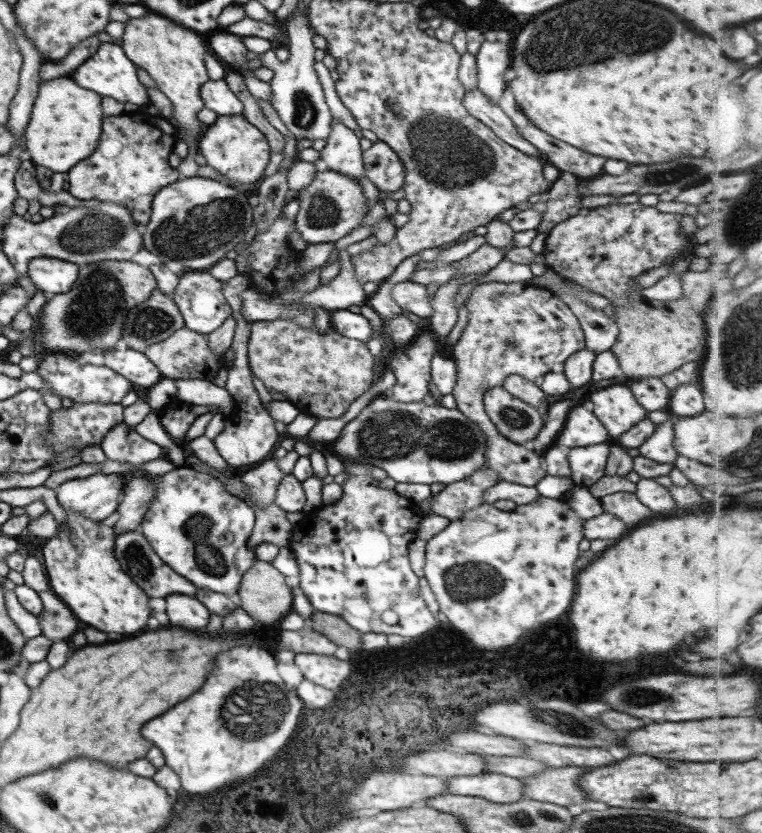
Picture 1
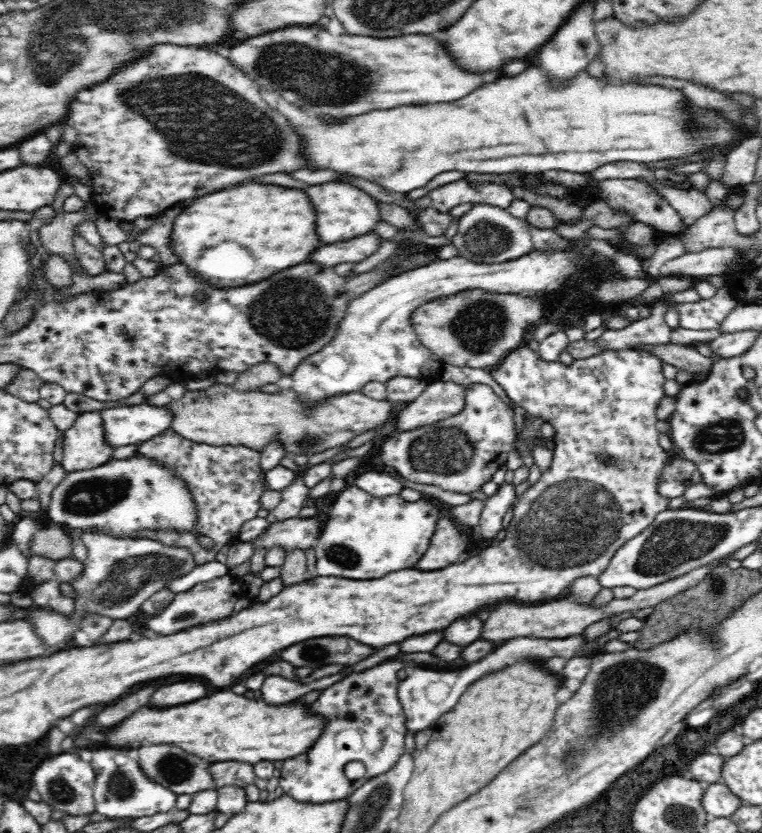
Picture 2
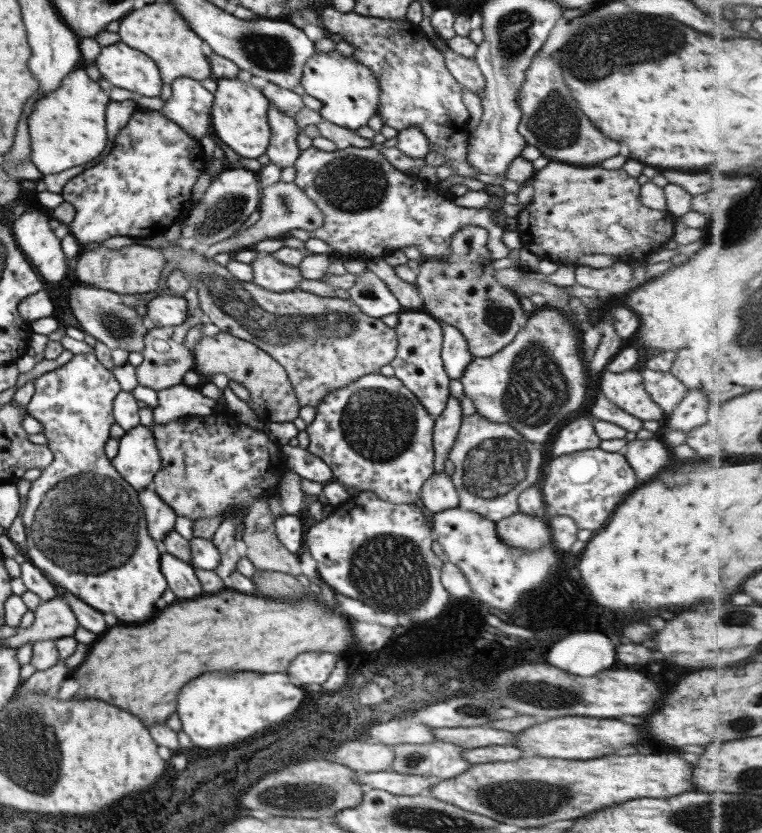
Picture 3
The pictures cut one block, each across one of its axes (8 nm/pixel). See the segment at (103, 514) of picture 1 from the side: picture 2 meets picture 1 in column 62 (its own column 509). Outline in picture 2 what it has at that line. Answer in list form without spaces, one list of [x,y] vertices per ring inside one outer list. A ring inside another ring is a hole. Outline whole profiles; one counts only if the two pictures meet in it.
[[[515,484],[499,485],[497,492],[489,496],[484,503],[479,523],[479,536],[484,539],[494,539],[502,530],[502,522],[510,506],[514,504]]]

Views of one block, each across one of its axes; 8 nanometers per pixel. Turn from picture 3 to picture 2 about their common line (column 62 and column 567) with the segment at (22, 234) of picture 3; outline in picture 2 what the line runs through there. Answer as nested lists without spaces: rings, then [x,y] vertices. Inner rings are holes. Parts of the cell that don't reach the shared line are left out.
[[[532,250],[514,260],[484,264],[472,262],[467,258],[455,256],[447,260],[436,260],[433,263],[407,270],[399,275],[386,278],[372,290],[364,292],[358,298],[351,299],[348,303],[345,316],[337,326],[336,336],[322,350],[307,356],[290,374],[293,380],[292,389],[306,405],[316,404],[326,397],[340,393],[358,392],[368,382],[386,384],[394,376],[409,376],[410,378],[425,381],[439,378],[442,360],[431,350],[428,350],[417,337],[412,326],[412,312],[425,302],[433,298],[450,296],[463,290],[482,289],[498,294],[525,294],[542,292],[542,290],[558,290],[568,276],[572,276],[577,269],[583,268],[592,255],[570,251],[540,252]]]

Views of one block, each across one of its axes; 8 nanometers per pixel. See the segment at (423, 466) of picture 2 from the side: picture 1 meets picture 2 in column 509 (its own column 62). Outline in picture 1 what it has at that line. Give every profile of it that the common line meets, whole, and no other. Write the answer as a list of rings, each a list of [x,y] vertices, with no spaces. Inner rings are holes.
[[[72,402],[69,407],[62,406],[58,410],[50,410],[50,429],[44,435],[44,444],[52,448],[54,457],[60,456],[66,450],[82,450],[92,444],[100,444],[102,438],[106,436],[115,426],[123,422],[124,406],[121,403],[103,403],[103,402]]]

